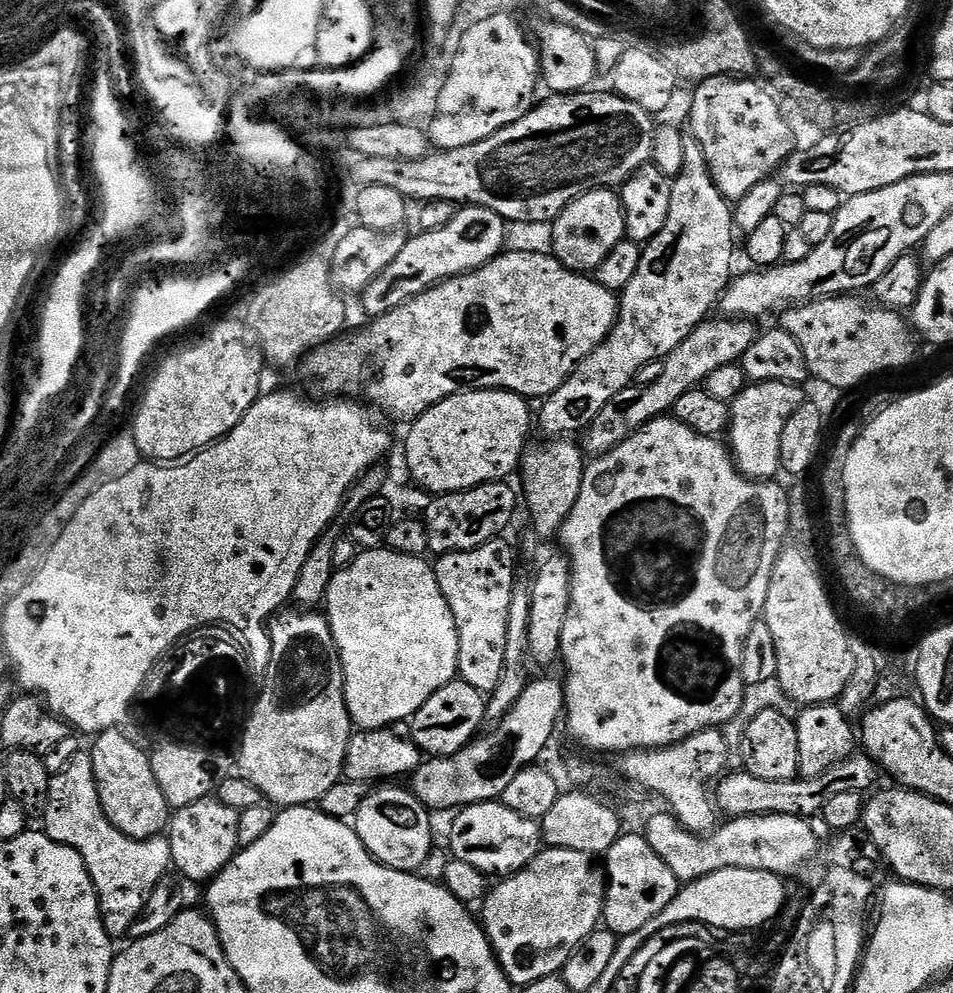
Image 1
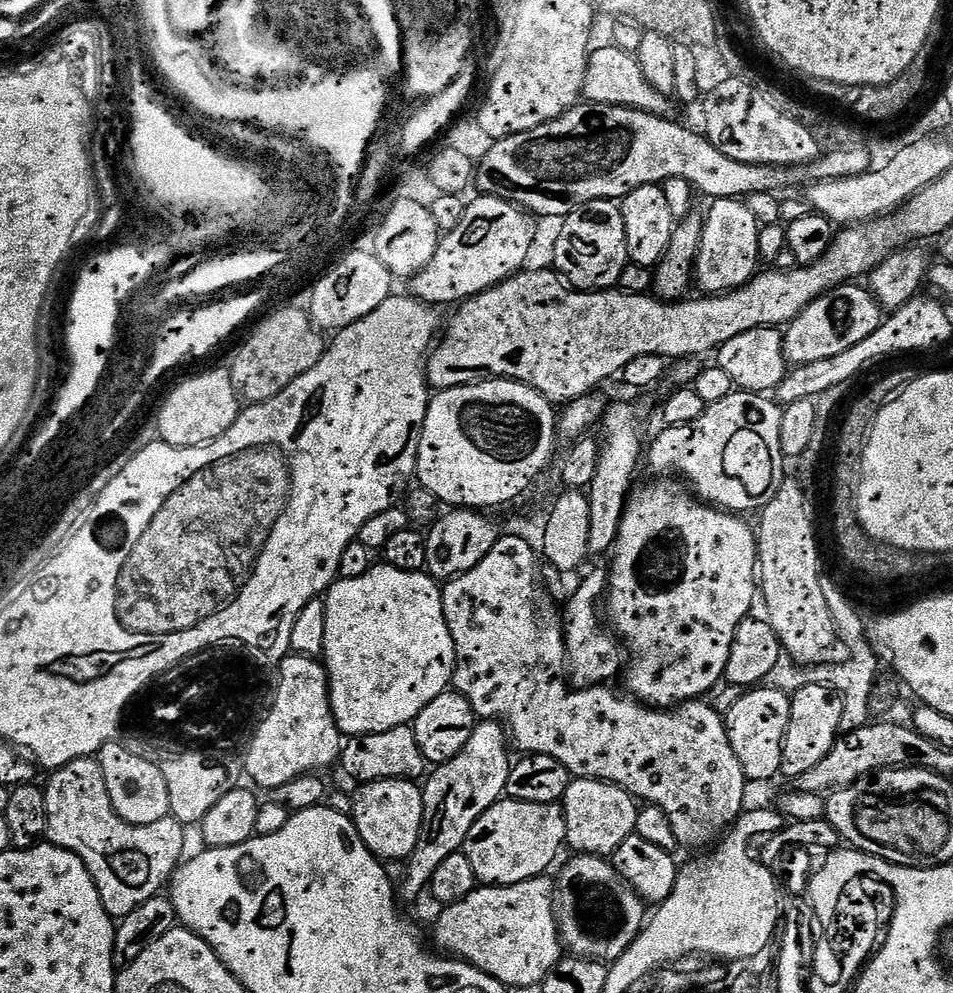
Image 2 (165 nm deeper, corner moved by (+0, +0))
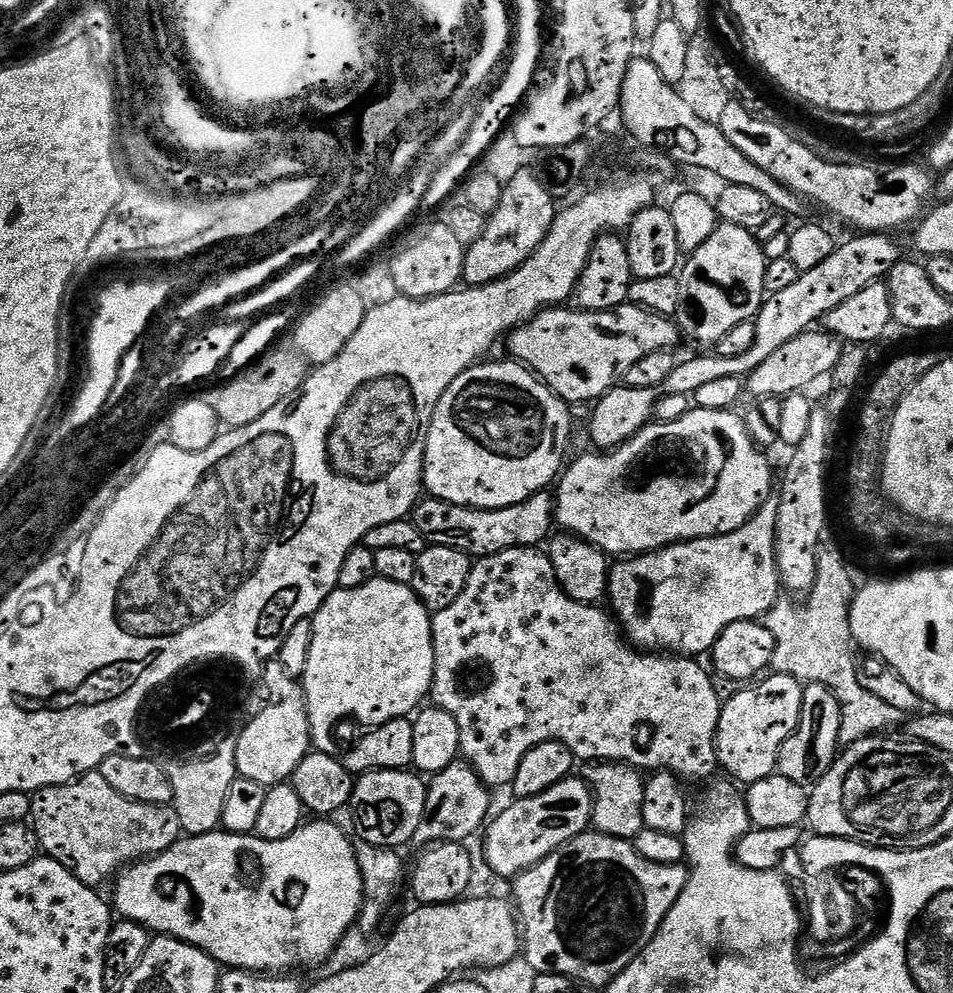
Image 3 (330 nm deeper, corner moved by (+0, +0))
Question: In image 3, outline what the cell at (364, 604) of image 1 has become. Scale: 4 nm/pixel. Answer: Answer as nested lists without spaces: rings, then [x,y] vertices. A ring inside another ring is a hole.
[[[377,578],[366,582],[366,586],[337,587],[326,602],[322,602],[311,621],[314,642],[310,642],[310,662],[306,662],[302,683],[315,751],[337,755],[336,736],[332,731],[336,723],[347,716],[353,716],[363,726],[385,724],[411,717],[429,699],[436,677],[432,616],[409,585]]]

